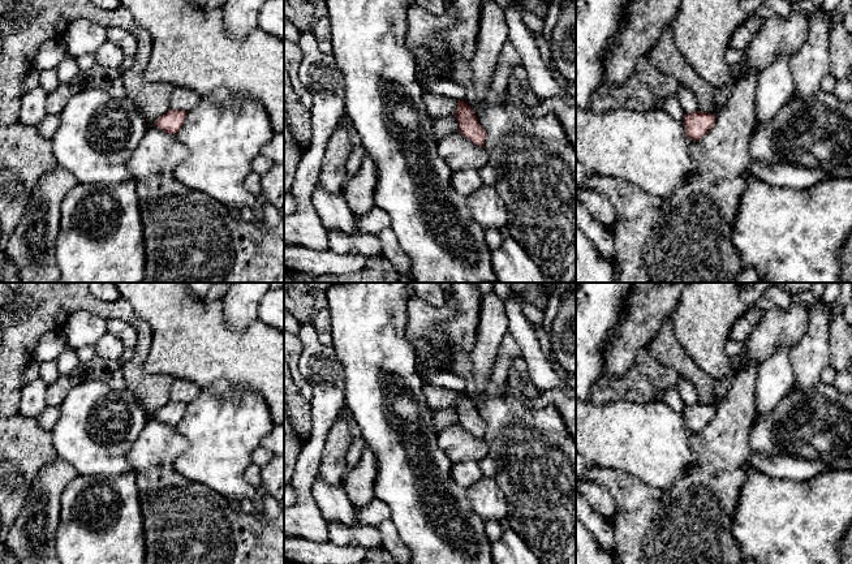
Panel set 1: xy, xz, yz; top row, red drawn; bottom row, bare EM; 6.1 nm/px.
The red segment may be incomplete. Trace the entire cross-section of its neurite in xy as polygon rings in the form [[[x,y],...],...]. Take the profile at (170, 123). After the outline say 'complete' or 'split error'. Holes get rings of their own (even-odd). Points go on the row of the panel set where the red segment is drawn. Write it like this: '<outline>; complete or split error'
[[[169,108],[168,112],[156,119],[152,125],[164,133],[176,135],[176,133],[182,126],[185,117],[186,112]]]; complete

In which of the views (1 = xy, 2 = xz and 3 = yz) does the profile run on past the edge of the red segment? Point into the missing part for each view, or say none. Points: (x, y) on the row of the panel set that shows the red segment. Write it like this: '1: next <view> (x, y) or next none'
1: next none
2: next none
3: next none

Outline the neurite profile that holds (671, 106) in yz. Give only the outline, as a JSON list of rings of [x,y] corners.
[[[668,96],[662,109],[667,112],[672,119],[679,120],[679,121],[683,120],[685,115],[684,109],[680,106],[677,96]]]

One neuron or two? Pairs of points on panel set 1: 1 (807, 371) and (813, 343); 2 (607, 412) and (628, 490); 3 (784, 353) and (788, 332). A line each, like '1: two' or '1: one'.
1: one
2: two
3: two

